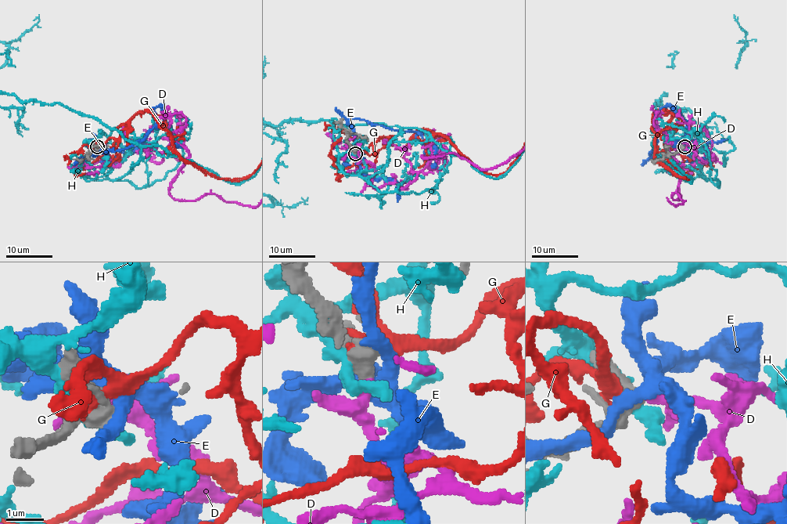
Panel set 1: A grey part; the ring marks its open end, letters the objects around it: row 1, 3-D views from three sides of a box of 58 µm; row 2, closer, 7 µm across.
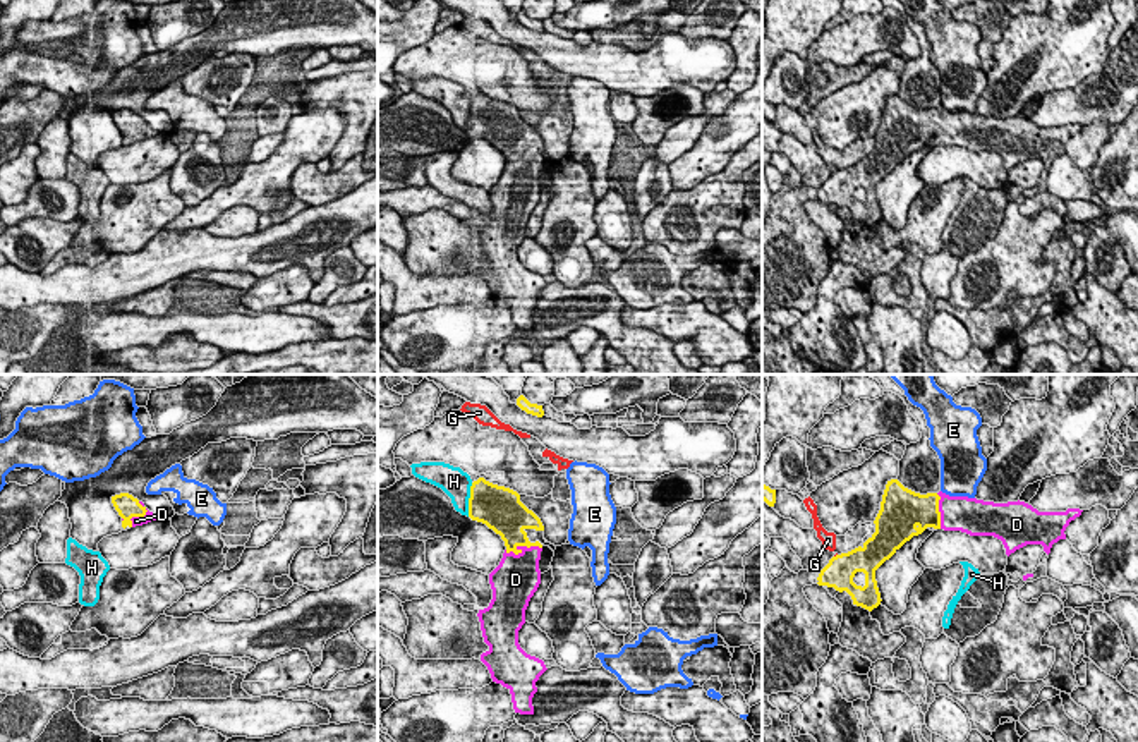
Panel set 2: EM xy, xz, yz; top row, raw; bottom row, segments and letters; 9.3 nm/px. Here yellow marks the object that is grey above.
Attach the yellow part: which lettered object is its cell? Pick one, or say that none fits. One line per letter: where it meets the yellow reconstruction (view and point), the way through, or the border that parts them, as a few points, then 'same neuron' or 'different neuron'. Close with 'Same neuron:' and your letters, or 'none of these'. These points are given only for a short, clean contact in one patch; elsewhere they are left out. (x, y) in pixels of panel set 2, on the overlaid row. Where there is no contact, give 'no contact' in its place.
D: meets yellow in xz at (522, 545); runs through xz (508, 523), (514, 536), (522, 545), (520, 571); same neuron
E: no contact; different neuron
G: no contact; different neuron
H: meets yellow in xz at (469, 500); different neuron
Same neuron: D

